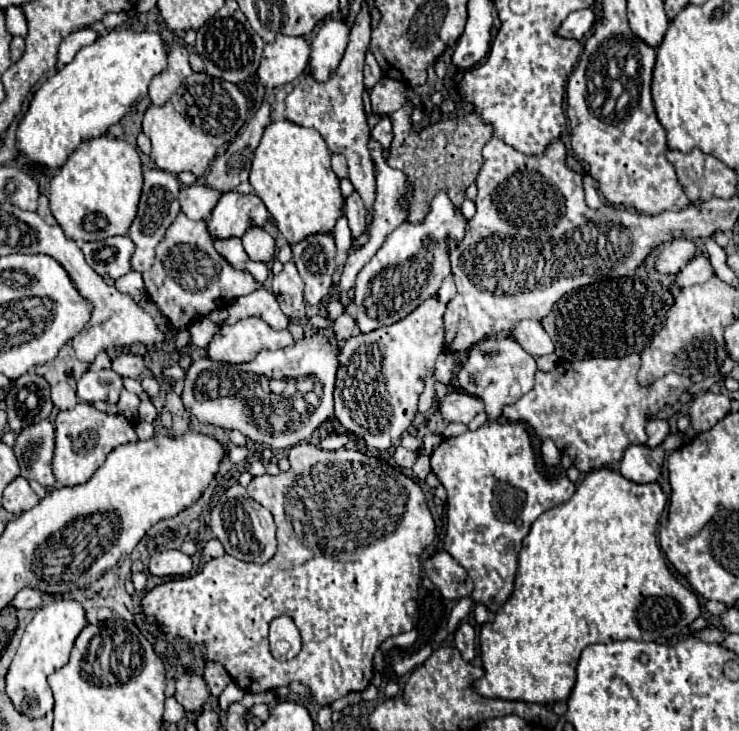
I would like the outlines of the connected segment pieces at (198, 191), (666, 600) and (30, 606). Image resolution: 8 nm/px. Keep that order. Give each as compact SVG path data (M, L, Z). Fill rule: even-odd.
M186 186L180 190L180 204L182 212L192 220L208 220L214 206L220 200L220 190L208 186Z
M600 468L600 470L592 470L586 474L586 478L580 482L578 490L574 492L574 496L544 512L534 524L532 530L528 534L528 538L524 538L524 546L518 554L518 576L516 576L516 590L512 594L512 598L496 612L496 620L494 624L484 624L480 628L480 654L482 654L482 666L486 670L486 676L480 678L480 682L476 682L476 690L480 690L480 694L484 694L484 698L502 698L502 700L522 700L522 702L530 702L530 704L554 704L560 700L568 700L572 694L572 688L576 684L576 664L578 658L582 654L582 650L588 644L598 644L598 642L612 642L612 640L658 640L658 638L672 638L678 636L678 632L686 626L690 626L698 616L700 616L700 602L698 596L692 592L692 588L684 586L682 582L678 582L668 564L666 558L660 552L658 540L656 540L656 526L660 520L660 514L666 506L666 494L662 492L658 482L648 482L648 484L636 484L628 478L624 478L622 474L610 470L610 468Z
M24 588L16 594L16 598L12 600L11 605L14 608L26 608L26 610L34 610L38 608L42 602L42 592L36 588Z

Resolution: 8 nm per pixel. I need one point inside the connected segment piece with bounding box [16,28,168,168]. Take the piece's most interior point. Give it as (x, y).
(101, 84)

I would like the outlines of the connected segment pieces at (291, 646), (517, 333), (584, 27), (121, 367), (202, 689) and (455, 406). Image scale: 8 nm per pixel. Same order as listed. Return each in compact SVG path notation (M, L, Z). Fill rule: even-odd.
M276 618L270 624L270 650L276 658L294 658L300 646L300 632L290 618Z
M520 320L512 328L514 340L530 354L530 356L544 356L554 352L554 342L546 334L540 322L536 320Z
M586 8L586 10L576 10L572 12L556 30L558 36L562 38L574 38L574 40L582 40L590 30L592 30L592 24L596 20L596 14Z
M122 354L116 360L112 360L112 370L116 370L120 376L138 378L146 370L146 362L138 354Z
M182 674L180 678L176 678L176 700L184 706L184 710L190 712L200 712L202 704L208 700L210 692L206 682L202 680L202 676L196 674Z
M456 390L446 394L442 398L442 402L438 404L438 414L446 422L464 422L464 424L468 424L482 410L484 410L484 404L480 402L480 398L472 398L470 394L456 392Z

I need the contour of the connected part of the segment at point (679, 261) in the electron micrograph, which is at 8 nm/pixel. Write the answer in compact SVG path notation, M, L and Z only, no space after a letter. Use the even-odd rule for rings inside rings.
M678 238L662 246L660 256L656 258L654 270L660 274L676 274L680 268L684 268L696 254L696 246L692 240Z

